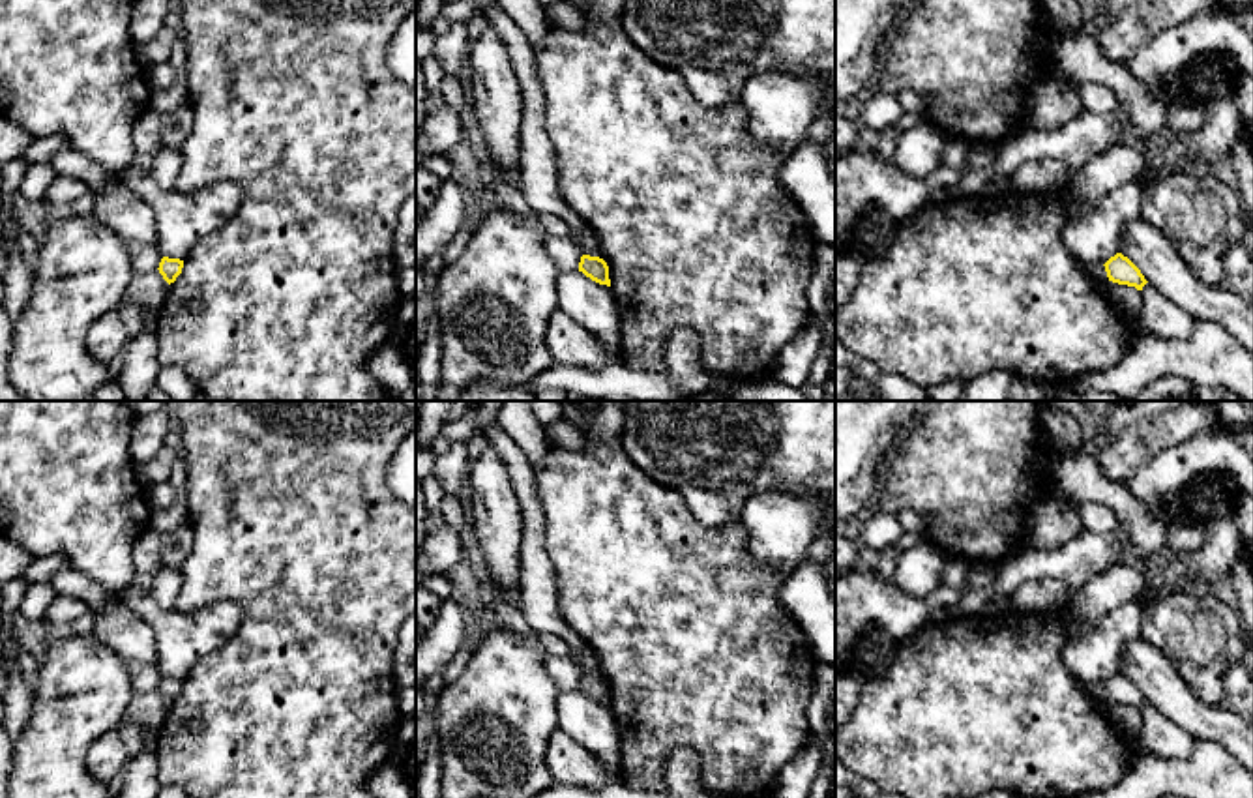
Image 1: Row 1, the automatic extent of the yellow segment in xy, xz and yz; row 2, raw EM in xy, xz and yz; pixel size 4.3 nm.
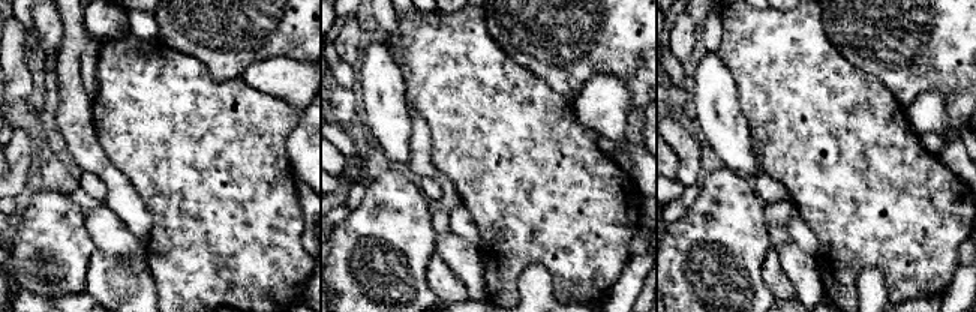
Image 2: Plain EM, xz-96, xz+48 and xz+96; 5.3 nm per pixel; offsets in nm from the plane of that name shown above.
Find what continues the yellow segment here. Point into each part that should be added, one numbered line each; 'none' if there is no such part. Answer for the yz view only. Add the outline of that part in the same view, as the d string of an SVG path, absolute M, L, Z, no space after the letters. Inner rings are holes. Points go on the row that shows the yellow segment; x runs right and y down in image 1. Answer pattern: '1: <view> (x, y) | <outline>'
none

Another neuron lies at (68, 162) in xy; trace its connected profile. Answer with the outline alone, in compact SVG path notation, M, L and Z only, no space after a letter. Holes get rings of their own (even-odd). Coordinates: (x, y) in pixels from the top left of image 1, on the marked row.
M69 144L60 148L49 159L49 163L58 174L73 176L86 182L92 195L114 187L118 178L116 174L105 170L101 165L73 150Z

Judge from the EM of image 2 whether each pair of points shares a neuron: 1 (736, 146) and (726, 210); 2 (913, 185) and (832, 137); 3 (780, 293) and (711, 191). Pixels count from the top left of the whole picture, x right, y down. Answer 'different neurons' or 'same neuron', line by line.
1: different neurons
2: same neuron
3: different neurons

